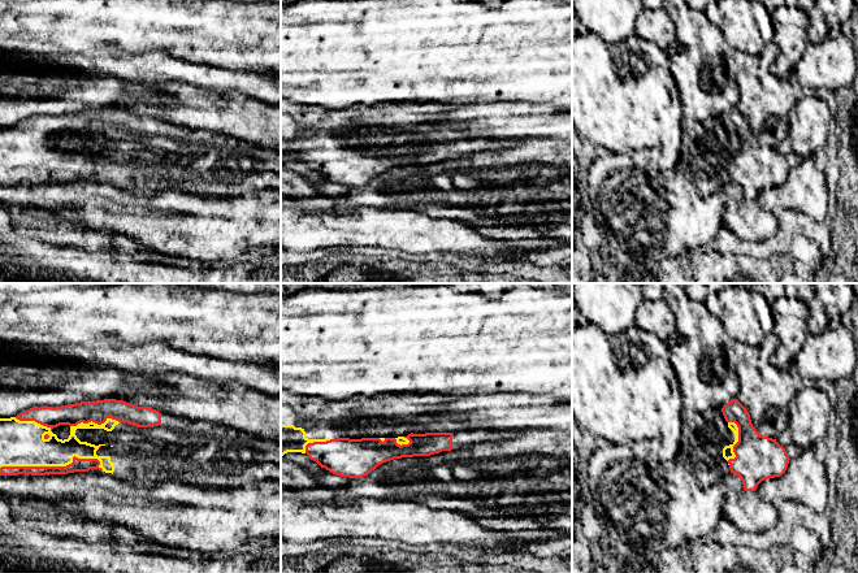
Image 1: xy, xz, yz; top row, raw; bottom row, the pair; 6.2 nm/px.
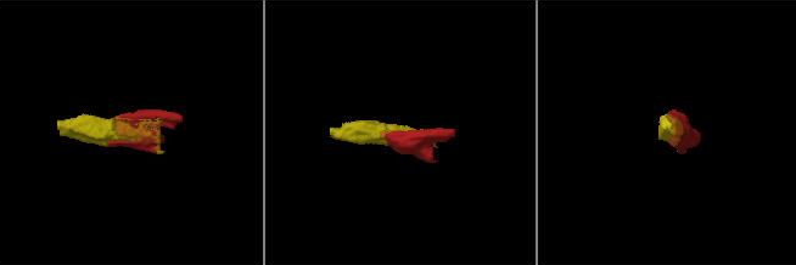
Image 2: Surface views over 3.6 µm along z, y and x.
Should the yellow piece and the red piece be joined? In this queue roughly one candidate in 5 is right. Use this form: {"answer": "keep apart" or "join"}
{"answer": "join"}

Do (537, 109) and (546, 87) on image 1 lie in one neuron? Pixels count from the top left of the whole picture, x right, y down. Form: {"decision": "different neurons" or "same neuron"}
{"decision": "different neurons"}

